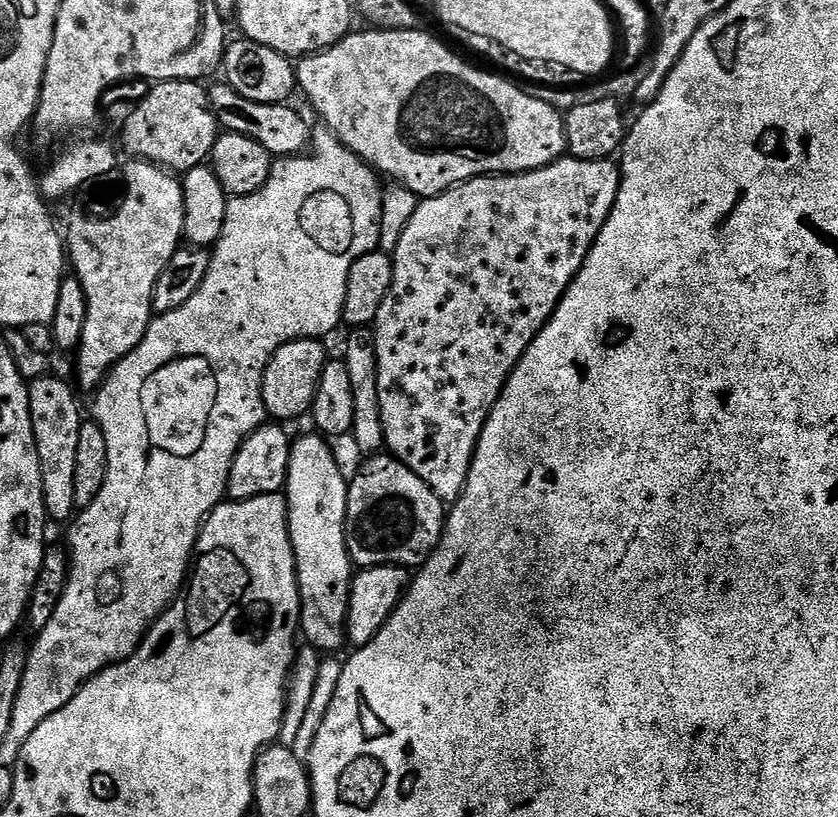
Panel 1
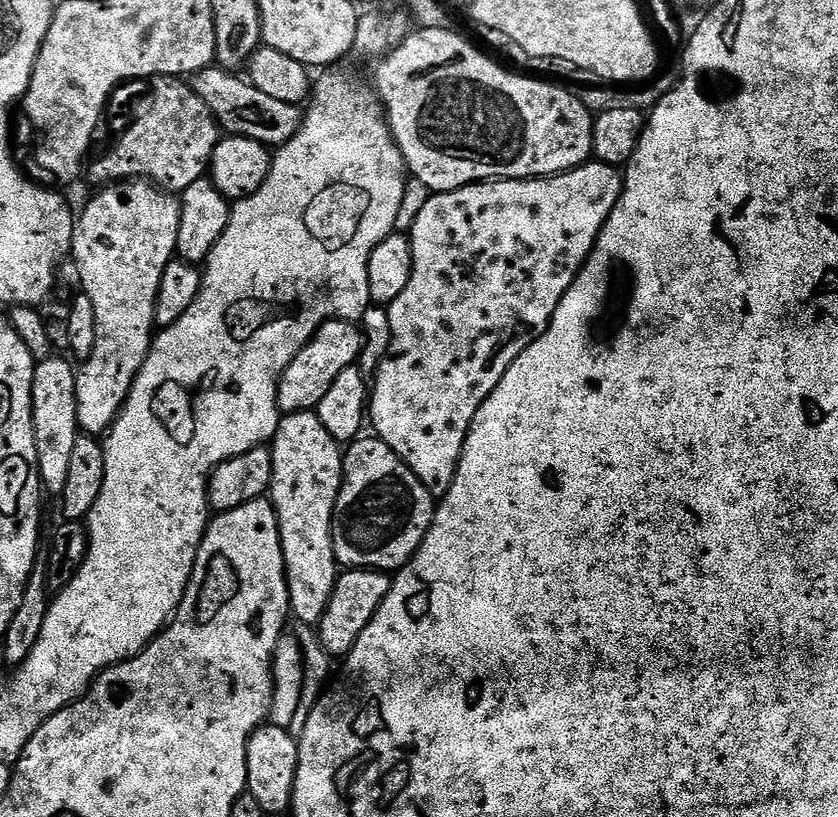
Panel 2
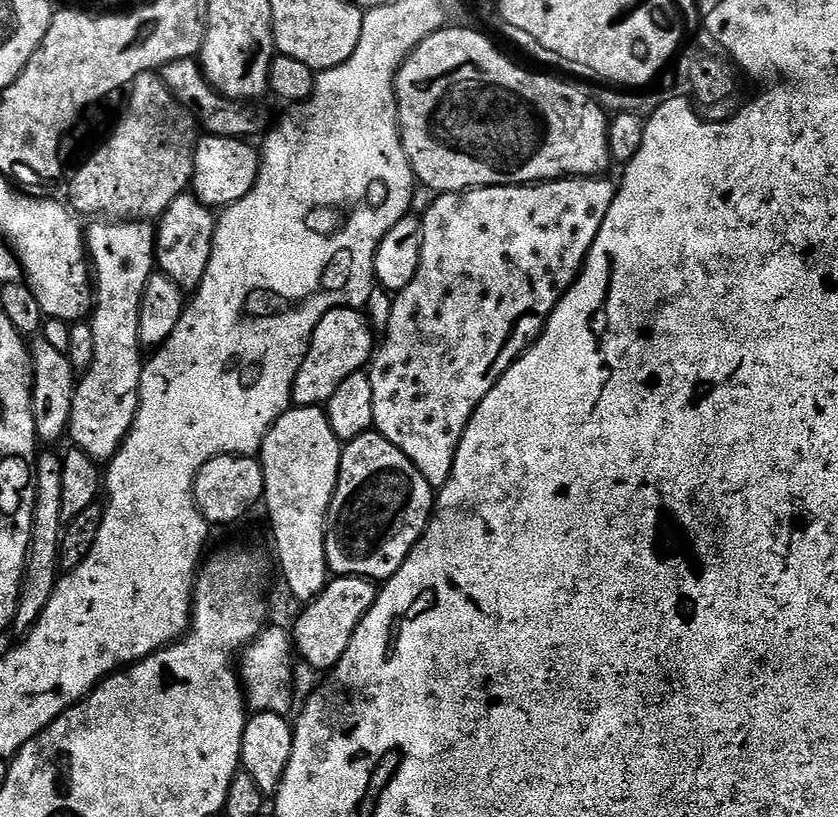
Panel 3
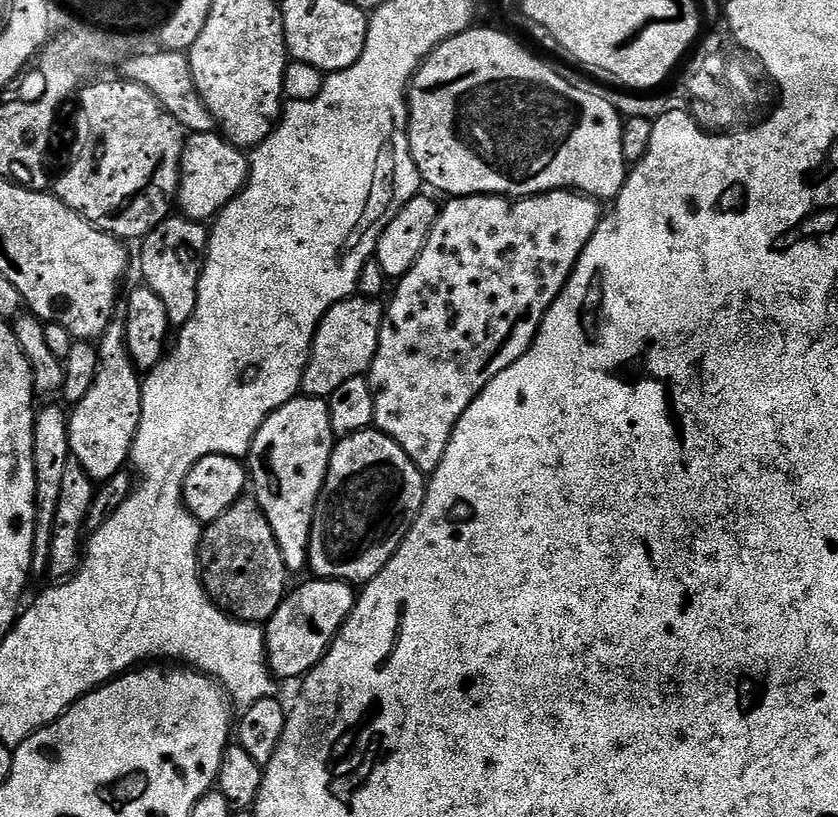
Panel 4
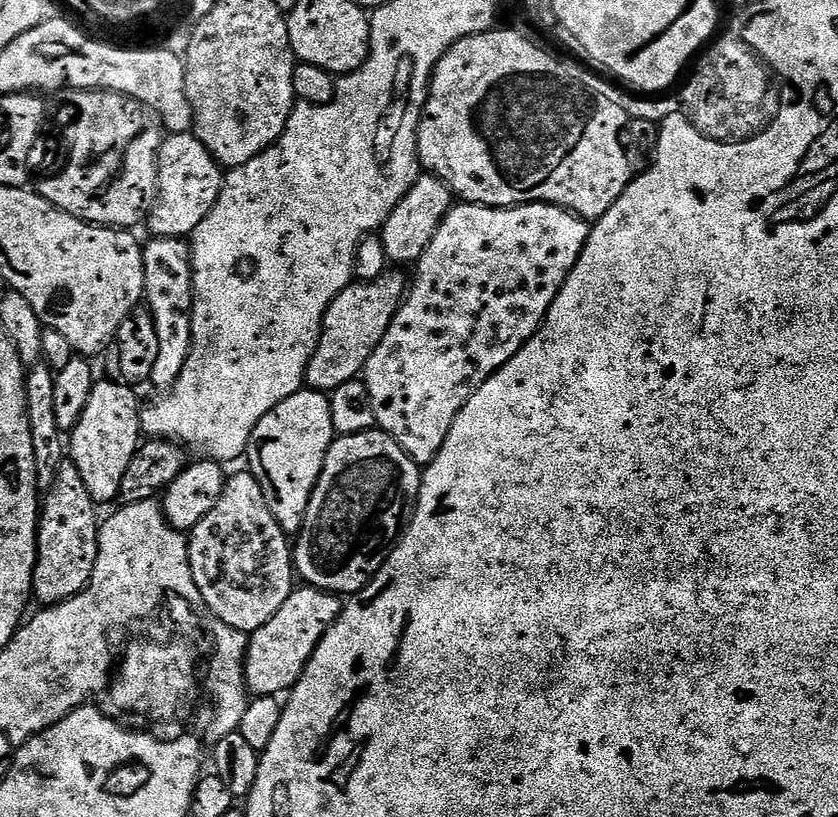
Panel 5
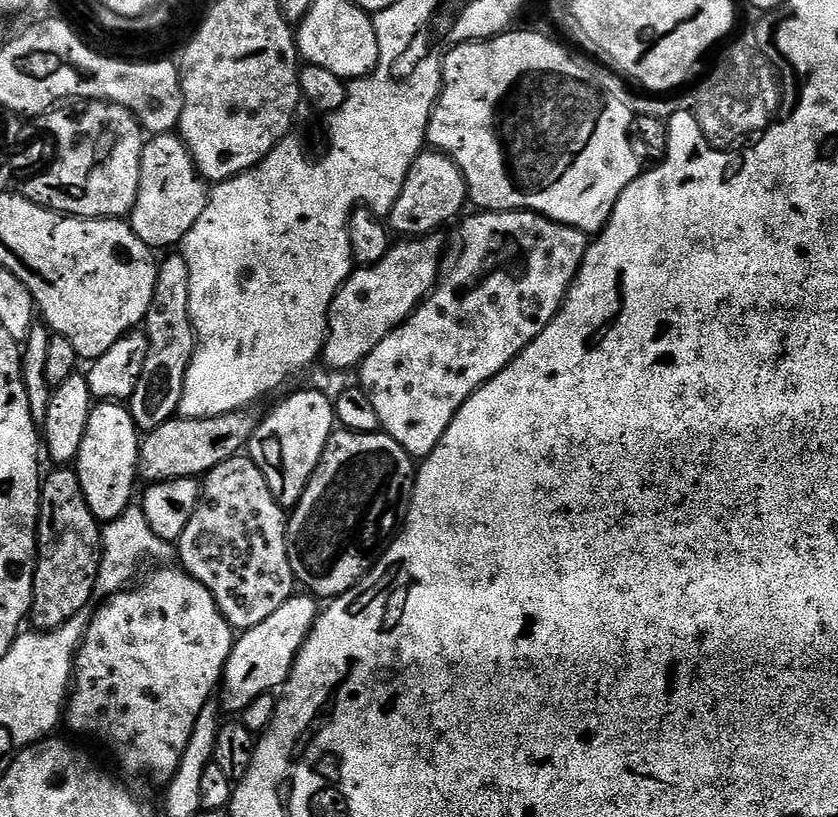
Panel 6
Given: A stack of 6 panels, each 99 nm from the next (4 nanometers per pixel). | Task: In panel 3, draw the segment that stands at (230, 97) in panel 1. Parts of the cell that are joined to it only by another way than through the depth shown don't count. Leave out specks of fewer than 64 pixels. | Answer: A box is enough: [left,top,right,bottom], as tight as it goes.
[162,59,269,138]

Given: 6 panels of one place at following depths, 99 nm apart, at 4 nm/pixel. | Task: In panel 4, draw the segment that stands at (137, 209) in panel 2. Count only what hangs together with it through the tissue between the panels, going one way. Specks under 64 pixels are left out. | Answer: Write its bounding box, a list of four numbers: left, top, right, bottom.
[68,323,142,482]

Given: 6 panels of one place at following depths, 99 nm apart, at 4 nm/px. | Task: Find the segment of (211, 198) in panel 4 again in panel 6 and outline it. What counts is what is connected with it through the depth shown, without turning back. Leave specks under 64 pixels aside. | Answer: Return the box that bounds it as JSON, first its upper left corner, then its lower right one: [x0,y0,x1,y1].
[130,134,210,250]

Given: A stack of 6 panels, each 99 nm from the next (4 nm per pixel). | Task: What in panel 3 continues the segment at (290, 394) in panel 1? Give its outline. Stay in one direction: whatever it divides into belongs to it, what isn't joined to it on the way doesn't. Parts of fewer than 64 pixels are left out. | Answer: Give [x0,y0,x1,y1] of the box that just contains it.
[293,308,377,408]

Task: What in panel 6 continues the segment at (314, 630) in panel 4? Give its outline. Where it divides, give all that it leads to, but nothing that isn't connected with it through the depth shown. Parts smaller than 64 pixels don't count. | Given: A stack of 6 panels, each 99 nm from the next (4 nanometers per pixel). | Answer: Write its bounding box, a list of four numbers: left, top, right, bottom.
[218,595,318,714]

